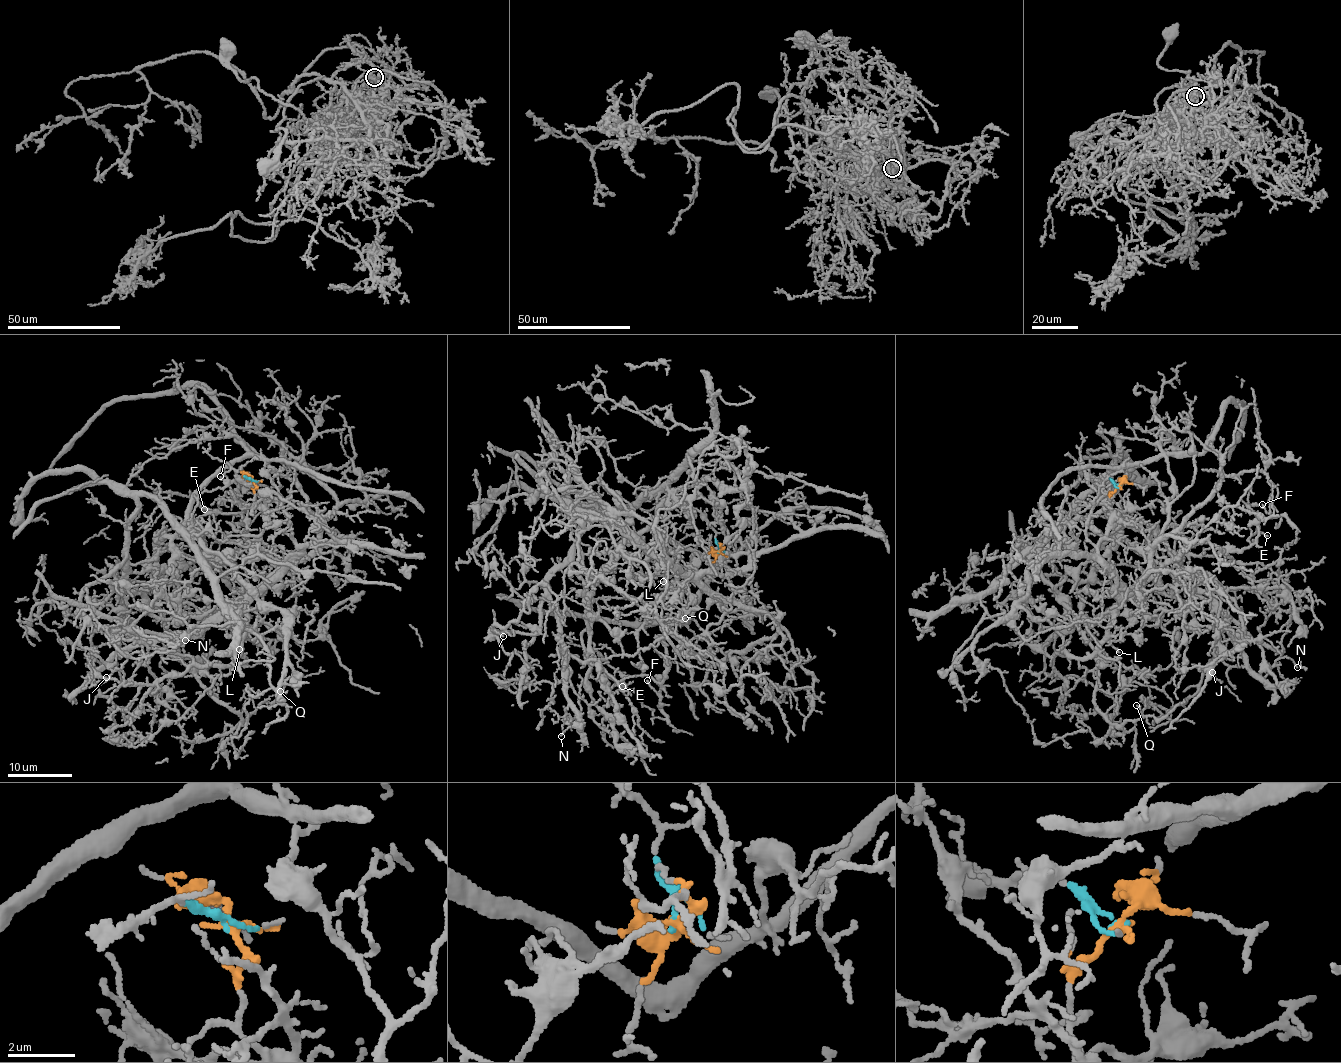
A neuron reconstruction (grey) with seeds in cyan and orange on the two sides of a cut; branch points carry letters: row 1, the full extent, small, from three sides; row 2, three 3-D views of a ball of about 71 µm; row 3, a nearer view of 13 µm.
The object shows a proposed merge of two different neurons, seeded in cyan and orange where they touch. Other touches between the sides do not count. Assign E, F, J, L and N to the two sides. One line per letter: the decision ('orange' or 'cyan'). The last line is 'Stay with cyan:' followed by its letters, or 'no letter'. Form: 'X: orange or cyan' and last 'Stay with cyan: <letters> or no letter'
E: orange
F: orange
J: cyan
L: orange
N: cyan
Stay with cyan: J, N

